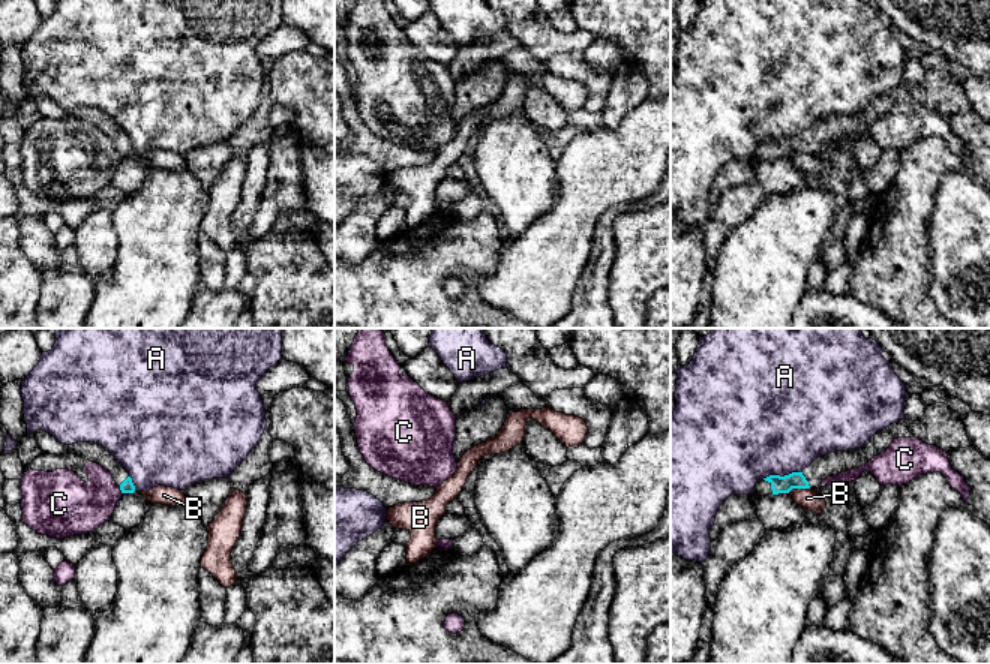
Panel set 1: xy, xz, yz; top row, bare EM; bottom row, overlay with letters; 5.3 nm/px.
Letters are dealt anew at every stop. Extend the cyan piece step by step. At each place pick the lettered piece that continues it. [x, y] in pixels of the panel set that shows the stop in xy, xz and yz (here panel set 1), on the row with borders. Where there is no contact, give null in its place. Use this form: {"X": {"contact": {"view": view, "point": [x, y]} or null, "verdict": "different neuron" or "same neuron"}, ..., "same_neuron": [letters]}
{"A": {"contact": {"view": "yz", "point": [779, 475]}, "verdict": "different neuron"}, "B": {"contact": {"view": "yz", "point": [798, 487]}, "verdict": "different neuron"}, "C": {"contact": {"view": "xy", "point": [120, 489]}, "verdict": "different neuron"}, "same_neuron": []}

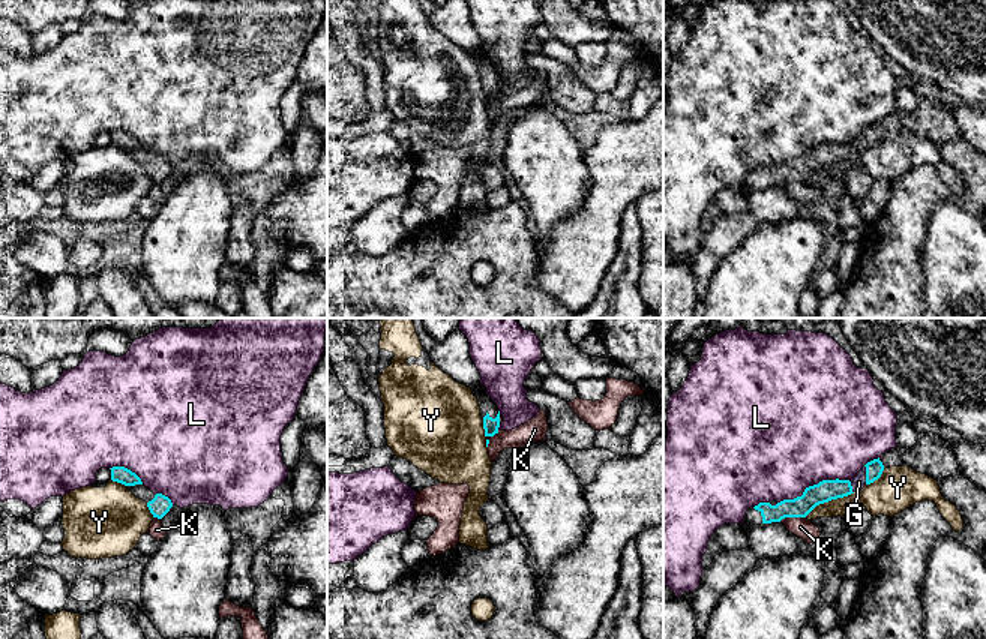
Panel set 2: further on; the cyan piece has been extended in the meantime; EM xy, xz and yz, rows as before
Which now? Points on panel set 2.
{"G": {"contact": {"view": "yz", "point": [866, 474]}, "verdict": "same neuron"}, "K": {"contact": {"view": "yz", "point": [791, 516]}, "verdict": "different neuron"}, "L": {"contact": {"view": "yz", "point": [814, 485]}, "verdict": "different neuron"}, "Y": {"contact": {"view": "yz", "point": [829, 500]}, "verdict": "different neuron"}, "same_neuron": ["G"]}

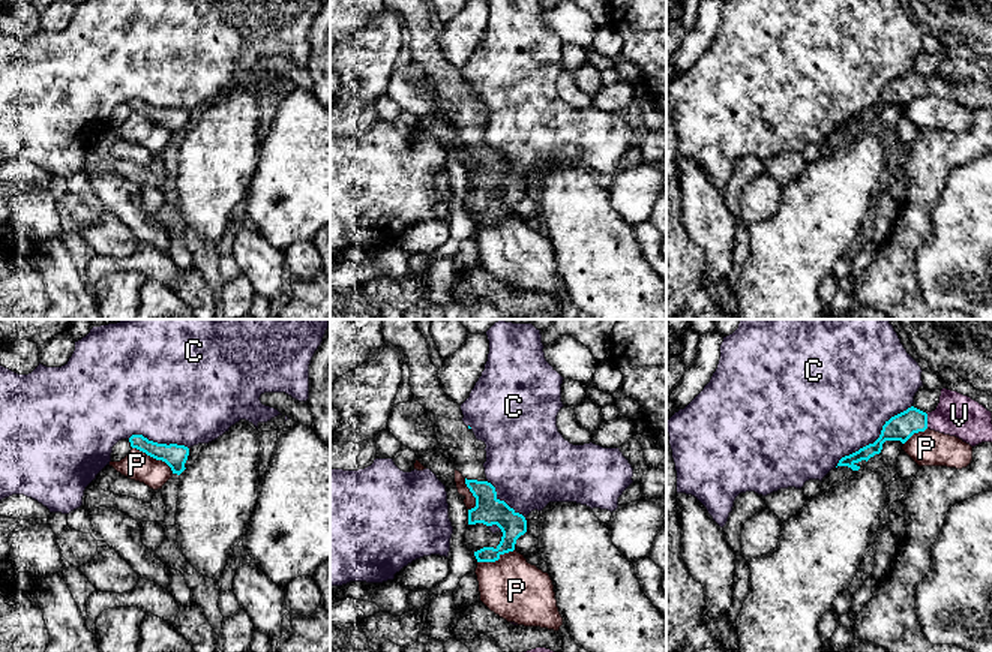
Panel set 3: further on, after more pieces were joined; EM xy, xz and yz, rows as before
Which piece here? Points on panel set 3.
{"C": {"contact": {"view": "yz", "point": [877, 439]}, "verdict": "different neuron"}, "P": {"contact": {"view": "xy", "point": [153, 457]}, "verdict": "different neuron"}, "V": {"contact": {"view": "yz", "point": [926, 421]}, "verdict": "same neuron"}, "same_neuron": ["V"]}

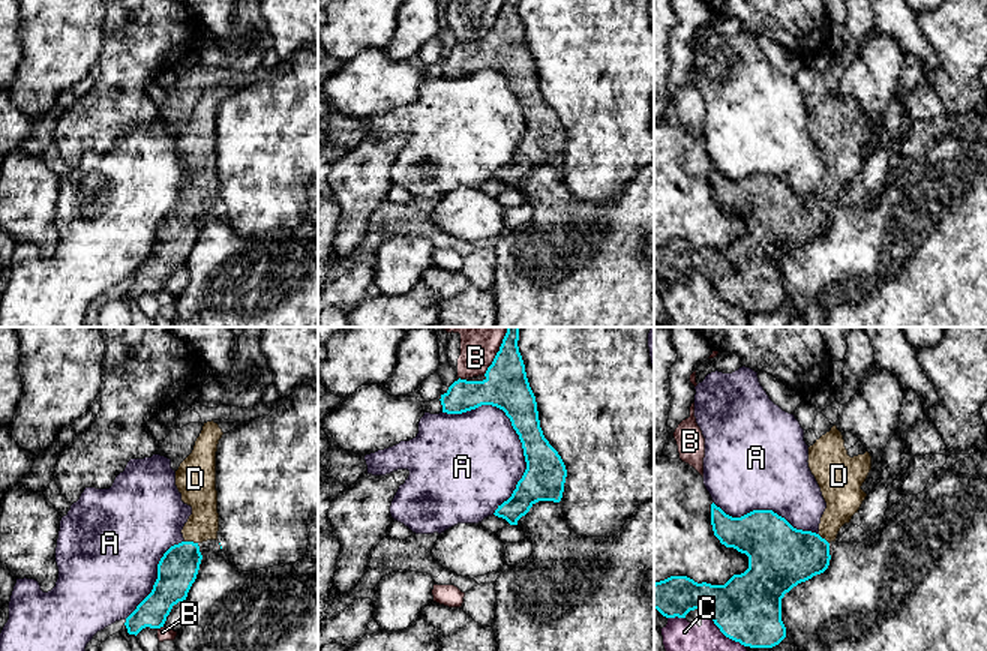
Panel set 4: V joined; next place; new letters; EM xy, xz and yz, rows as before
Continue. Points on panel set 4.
{"A": {"contact": {"view": "xz", "point": [516, 432]}, "verdict": "different neuron"}, "B": {"contact": {"view": "xz", "point": [498, 351]}, "verdict": "different neuron"}, "C": {"contact": {"view": "yz", "point": [723, 633]}, "verdict": "different neuron"}, "D": {"contact": {"view": "xy", "point": [191, 542]}, "verdict": "same neuron"}, "same_neuron": ["D"]}

